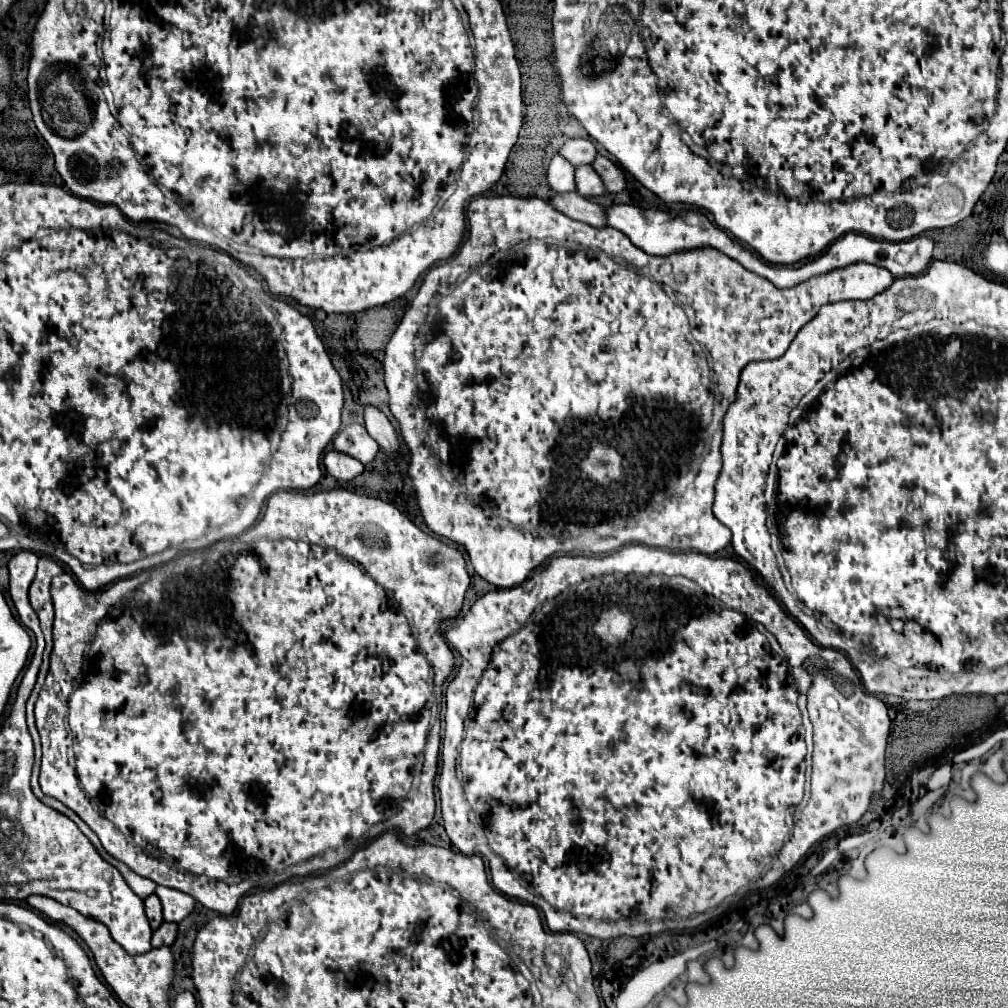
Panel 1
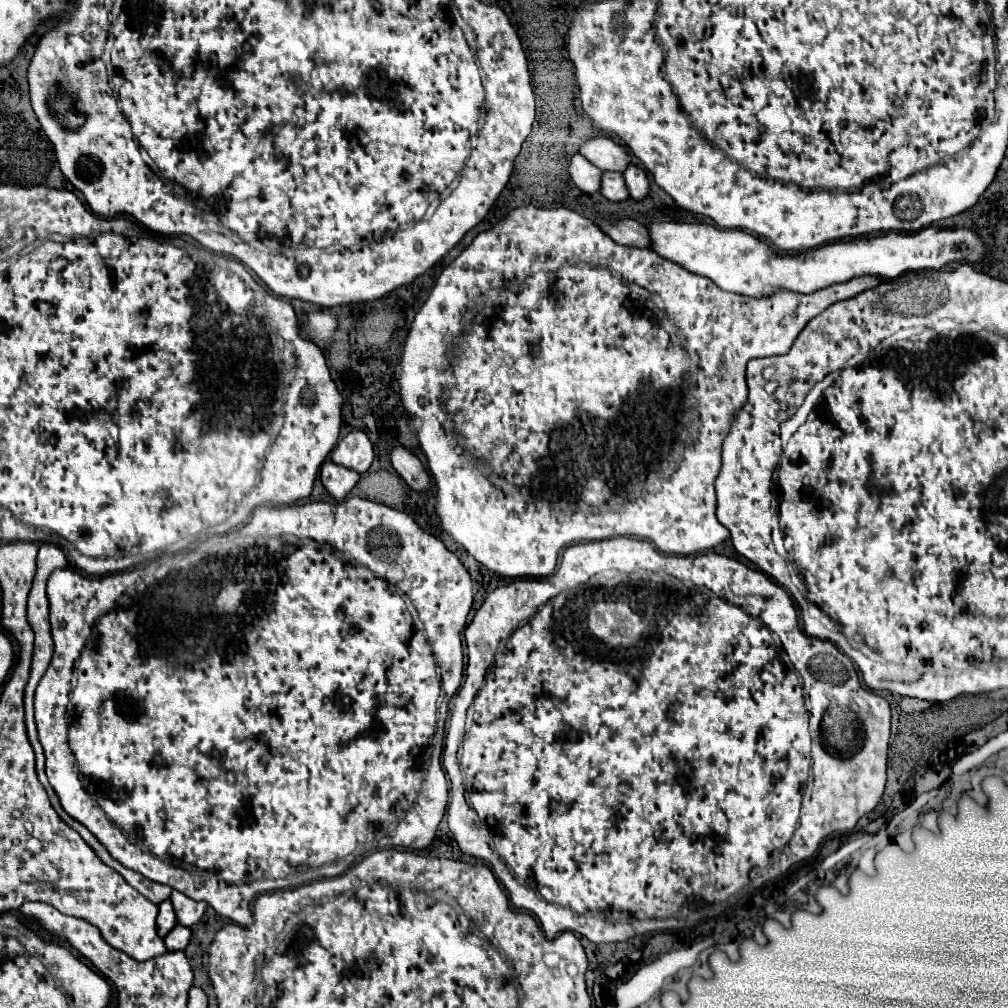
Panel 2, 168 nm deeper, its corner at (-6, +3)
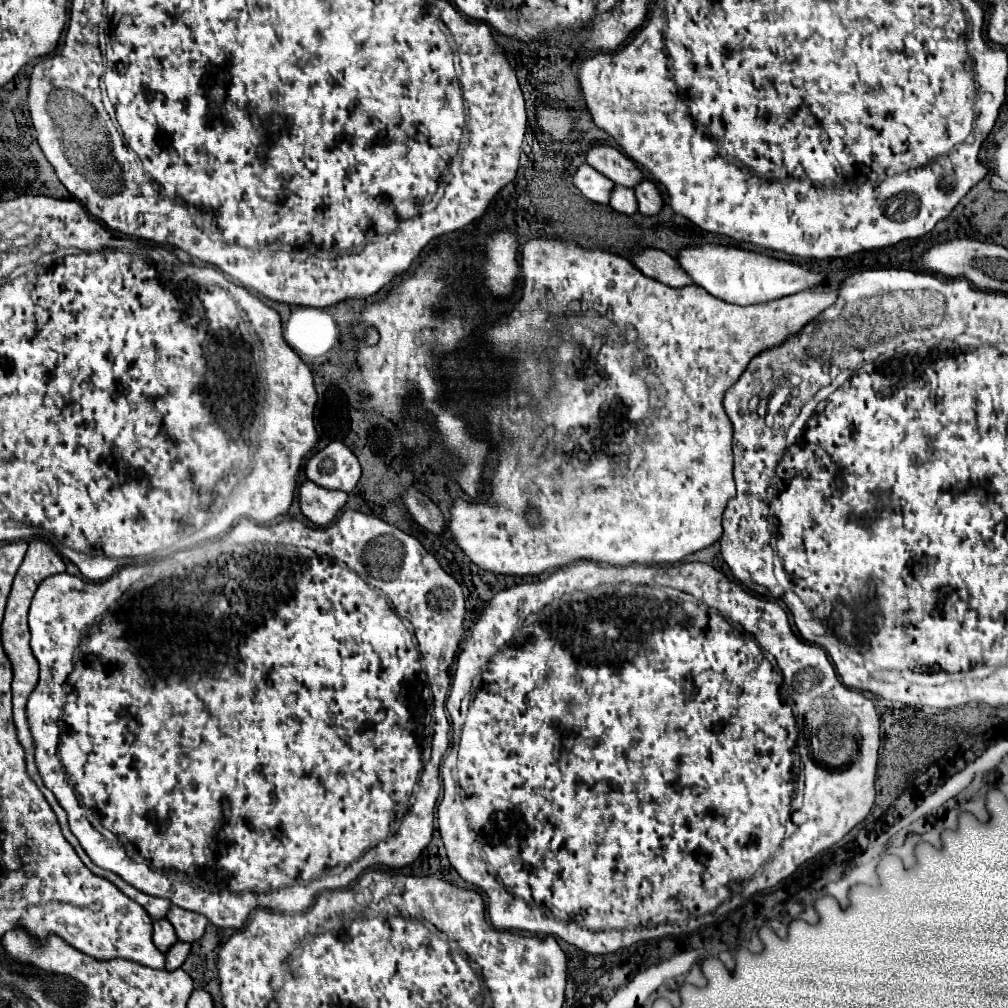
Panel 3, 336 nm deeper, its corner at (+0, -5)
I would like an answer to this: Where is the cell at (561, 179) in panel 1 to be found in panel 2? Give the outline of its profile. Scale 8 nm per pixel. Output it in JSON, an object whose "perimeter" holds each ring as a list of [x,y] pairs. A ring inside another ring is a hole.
{"perimeter":[[[574,154],[572,160],[570,160],[570,166],[568,166],[568,176],[570,180],[586,194],[592,194],[592,192],[598,192],[600,188],[600,170],[590,164],[584,156],[580,154]]]}

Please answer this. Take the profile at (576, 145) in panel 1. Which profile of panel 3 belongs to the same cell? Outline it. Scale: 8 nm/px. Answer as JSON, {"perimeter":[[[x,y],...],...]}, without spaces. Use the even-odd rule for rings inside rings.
{"perimeter":[[[592,146],[590,152],[586,154],[586,162],[602,172],[606,178],[610,178],[614,184],[634,188],[644,180],[646,176],[642,170],[620,150],[612,146]]]}

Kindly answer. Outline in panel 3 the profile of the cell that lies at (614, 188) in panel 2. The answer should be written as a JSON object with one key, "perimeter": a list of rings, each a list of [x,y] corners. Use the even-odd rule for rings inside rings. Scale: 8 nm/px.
{"perimeter":[[[616,186],[616,188],[612,190],[610,206],[612,206],[616,212],[622,212],[622,214],[634,214],[634,212],[638,210],[634,190],[632,190],[632,188],[624,188],[624,186]]]}

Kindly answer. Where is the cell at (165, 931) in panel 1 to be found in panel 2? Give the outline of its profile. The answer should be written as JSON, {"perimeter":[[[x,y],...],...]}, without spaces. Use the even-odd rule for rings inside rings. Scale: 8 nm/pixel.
{"perimeter":[[[176,924],[176,926],[168,932],[168,936],[164,938],[164,944],[166,944],[166,948],[172,952],[172,950],[184,950],[186,944],[188,944],[188,940],[190,940],[190,928]]]}

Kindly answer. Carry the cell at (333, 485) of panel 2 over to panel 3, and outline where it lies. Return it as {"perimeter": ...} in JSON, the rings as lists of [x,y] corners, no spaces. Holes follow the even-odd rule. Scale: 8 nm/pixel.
{"perimeter":[[[302,482],[302,486],[298,488],[300,512],[304,514],[306,520],[310,520],[316,526],[330,524],[342,510],[346,500],[348,500],[346,492],[324,490],[312,482]]]}

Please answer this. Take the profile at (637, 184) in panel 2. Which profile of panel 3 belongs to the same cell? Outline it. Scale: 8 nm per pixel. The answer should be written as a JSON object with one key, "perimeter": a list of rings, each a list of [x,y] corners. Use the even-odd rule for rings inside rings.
{"perimeter":[[[652,180],[640,182],[640,184],[634,188],[634,192],[636,192],[636,198],[638,198],[638,210],[640,210],[642,214],[654,216],[654,214],[660,212],[664,200],[662,200],[662,194],[660,194],[660,190],[656,188],[656,184],[654,184]]]}

